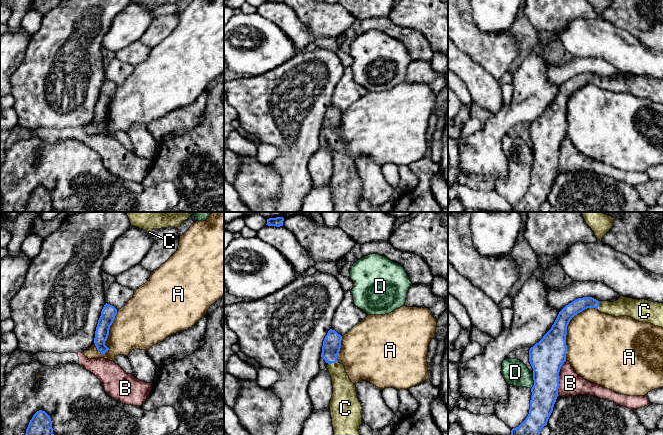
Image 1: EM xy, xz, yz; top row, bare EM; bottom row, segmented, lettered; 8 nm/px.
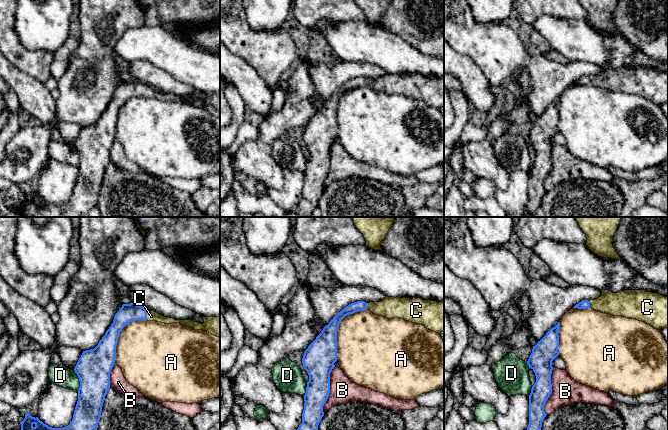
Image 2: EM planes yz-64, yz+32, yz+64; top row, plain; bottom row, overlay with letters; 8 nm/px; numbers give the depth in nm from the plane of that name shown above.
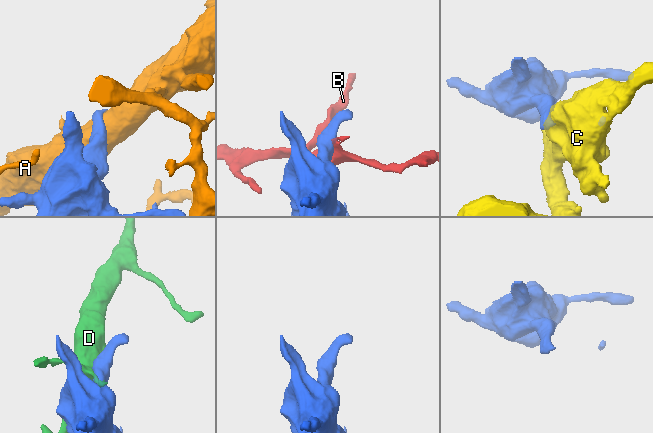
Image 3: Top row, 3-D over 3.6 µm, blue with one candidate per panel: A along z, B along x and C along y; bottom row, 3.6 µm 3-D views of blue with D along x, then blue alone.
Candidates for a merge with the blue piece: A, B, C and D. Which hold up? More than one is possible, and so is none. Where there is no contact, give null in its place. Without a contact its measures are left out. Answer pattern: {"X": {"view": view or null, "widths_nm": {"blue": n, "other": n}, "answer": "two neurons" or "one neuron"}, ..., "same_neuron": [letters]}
{"A": {"view": "yz", "widths_nm": {"blue": 240, "other": 460}, "answer": "two neurons"}, "B": {"view": "yz", "widths_nm": {"blue": 280, "other": 190}, "answer": "two neurons"}, "C": {"view": "xz", "widths_nm": {"blue": 140, "other": 180}, "answer": "one neuron"}, "D": {"view": "yz", "widths_nm": {"blue": 280, "other": 200}, "answer": "two neurons"}, "same_neuron": ["C"]}

